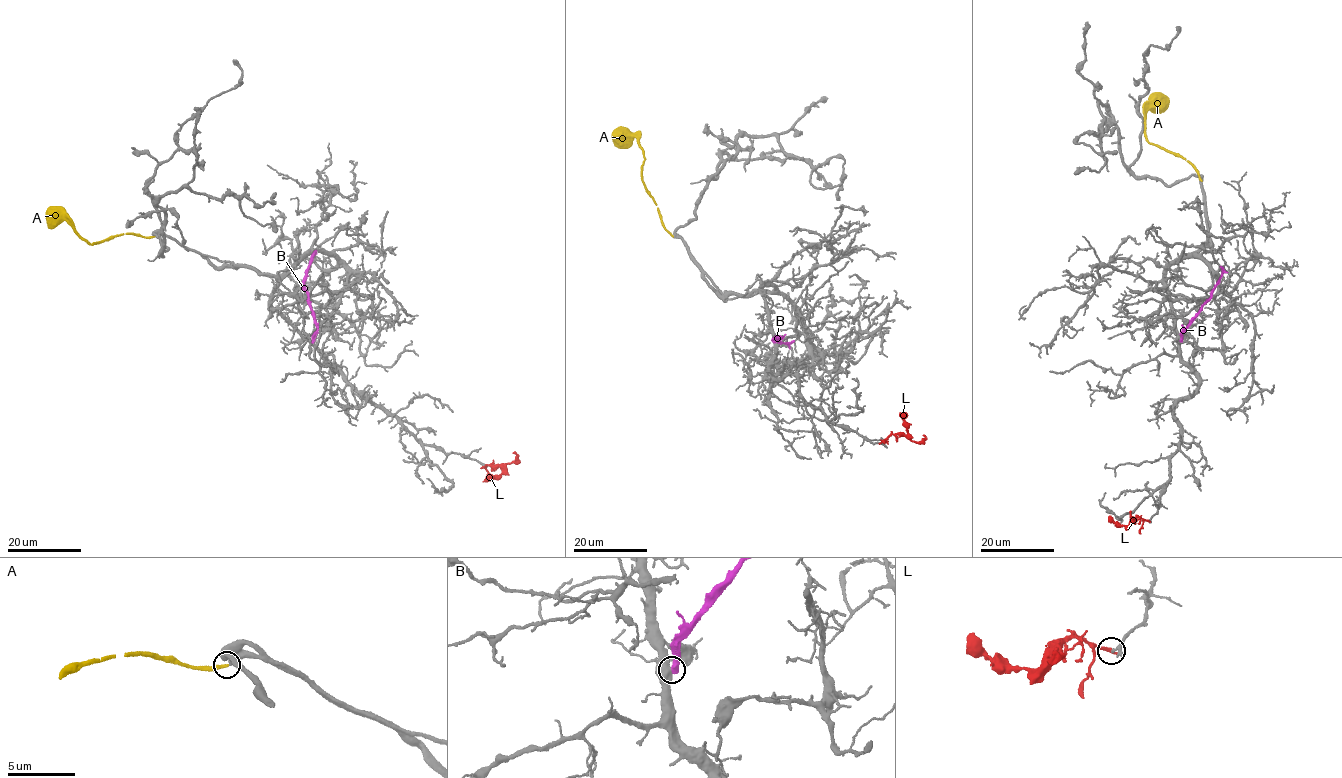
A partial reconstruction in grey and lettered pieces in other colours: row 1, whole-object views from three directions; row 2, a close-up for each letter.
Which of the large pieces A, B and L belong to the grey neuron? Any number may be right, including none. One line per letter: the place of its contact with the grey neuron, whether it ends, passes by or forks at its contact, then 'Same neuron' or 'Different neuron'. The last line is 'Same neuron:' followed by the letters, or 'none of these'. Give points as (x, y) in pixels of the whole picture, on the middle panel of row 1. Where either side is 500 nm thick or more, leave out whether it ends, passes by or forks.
A: Touches grey at (672, 236). It ends there. Same neuron
B: Touches grey at (774, 338). Different neuron
L: Touches grey at (881, 442). It ends there. Different neuron
Same neuron: A

